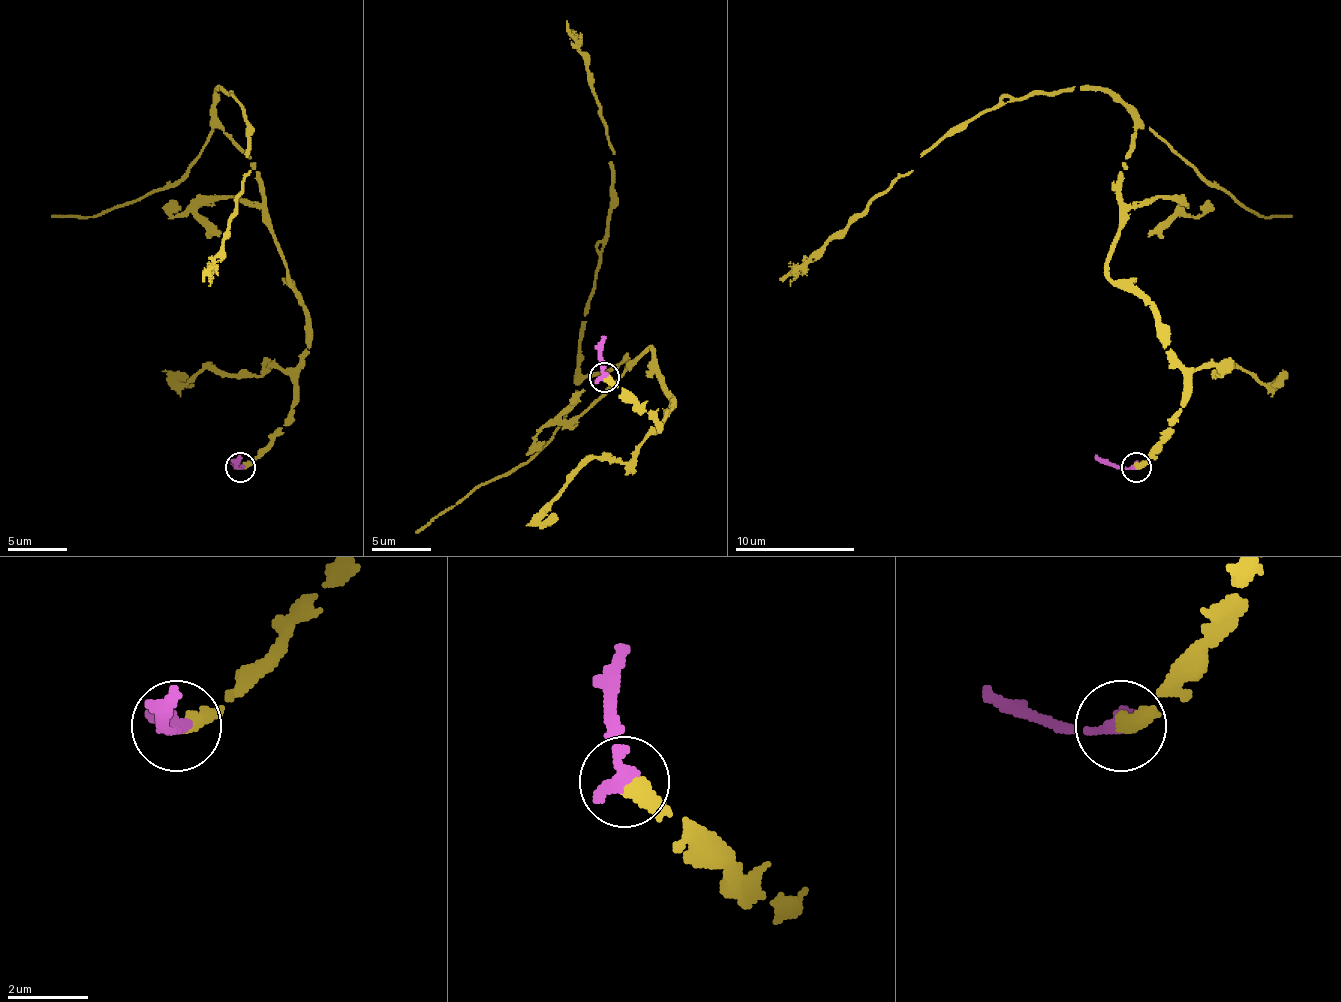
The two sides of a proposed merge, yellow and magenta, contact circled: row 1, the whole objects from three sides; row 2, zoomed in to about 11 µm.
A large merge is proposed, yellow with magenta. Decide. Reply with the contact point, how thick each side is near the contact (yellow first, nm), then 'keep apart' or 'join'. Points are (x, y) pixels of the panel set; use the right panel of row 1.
(1136, 467) | 400/400 nm | join

